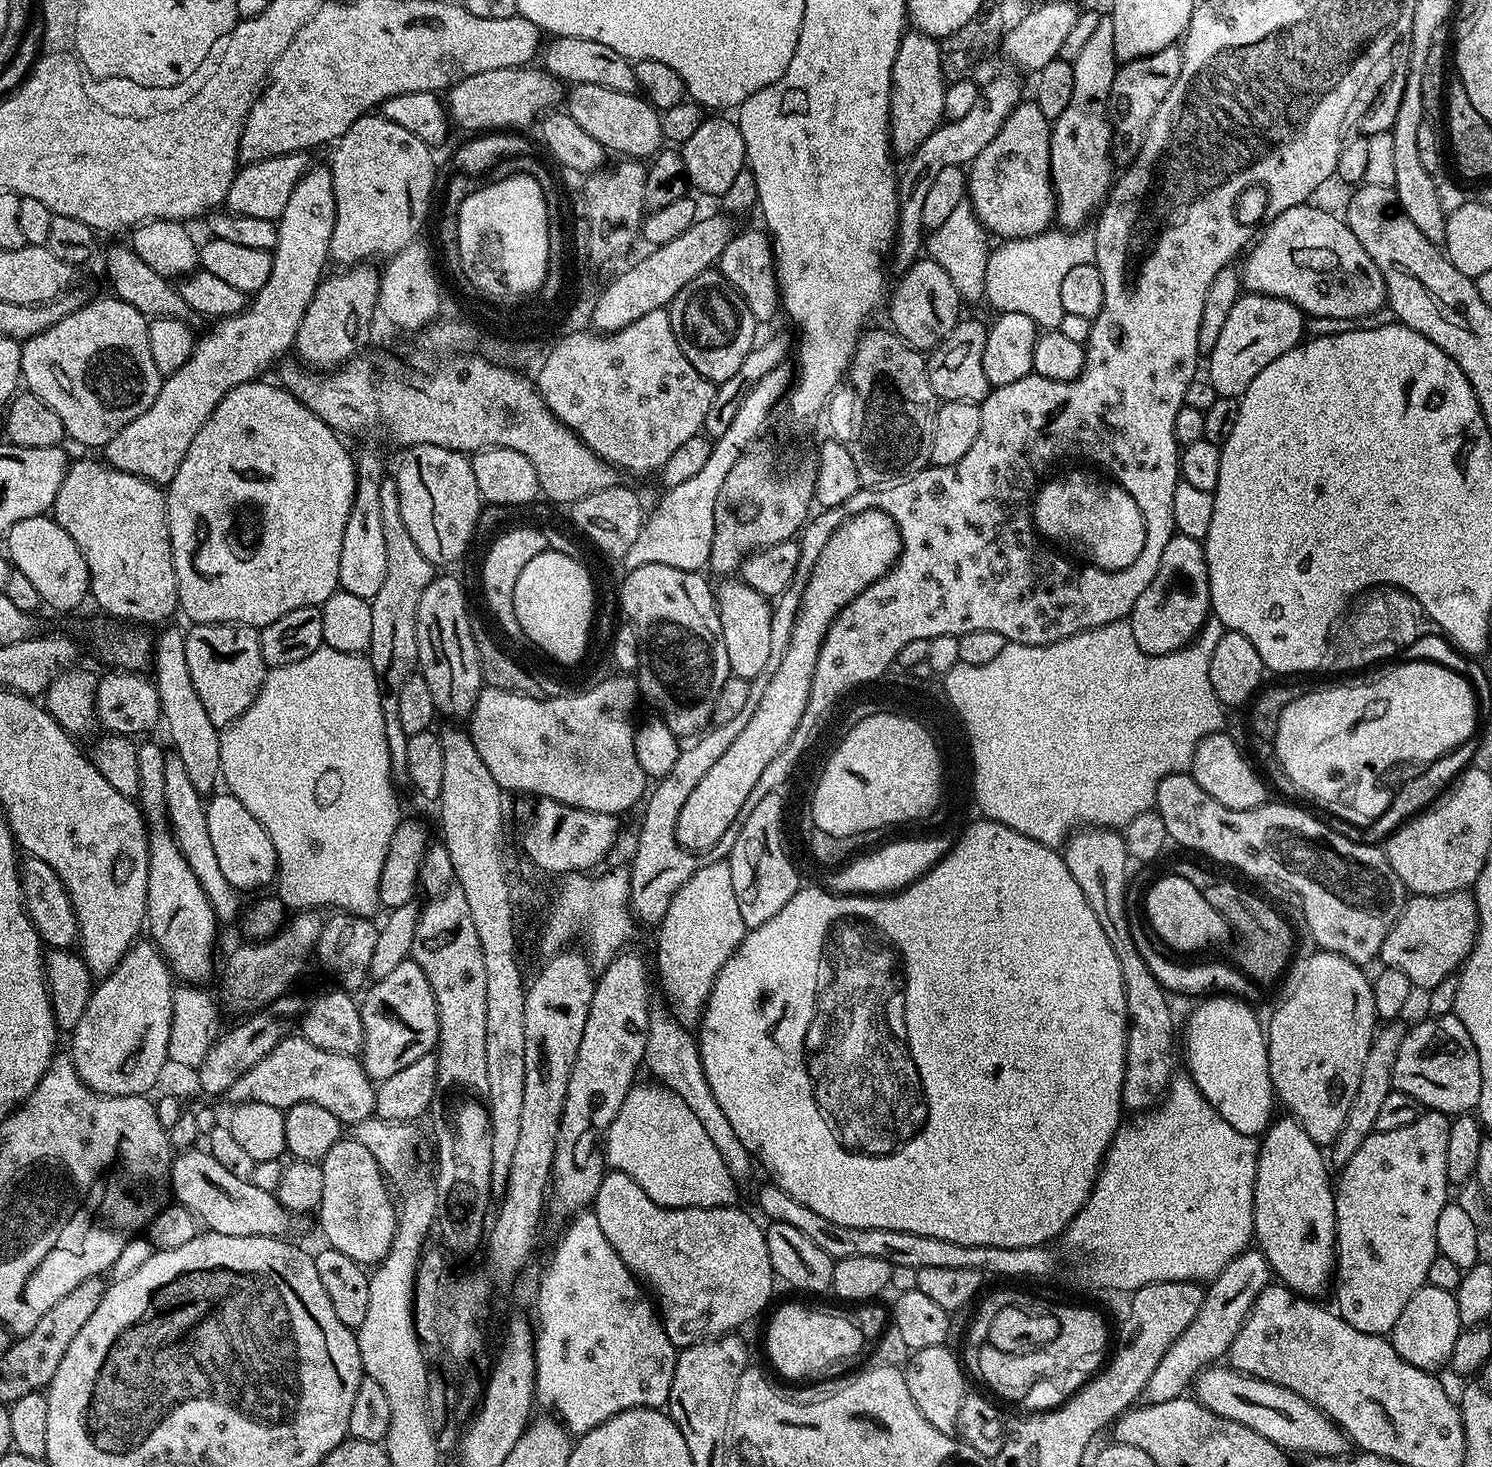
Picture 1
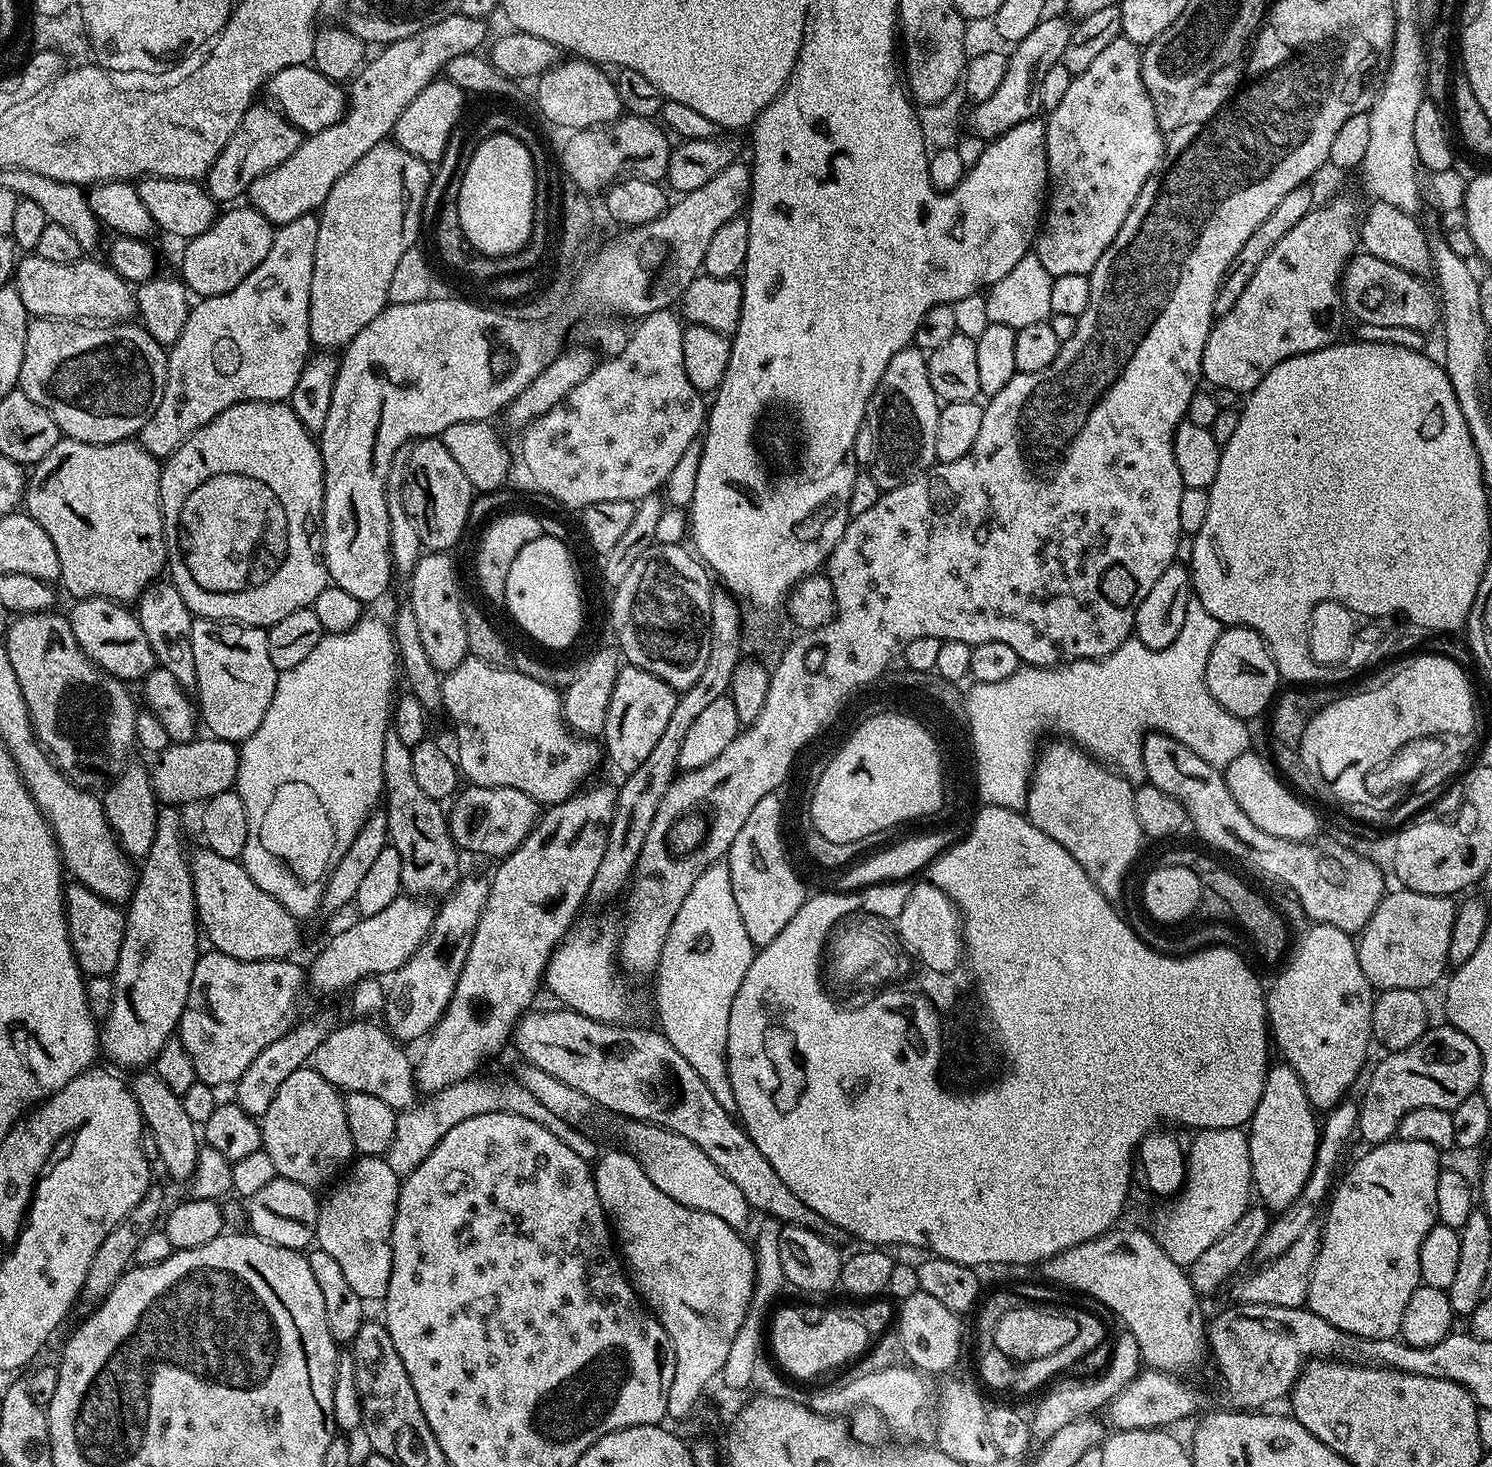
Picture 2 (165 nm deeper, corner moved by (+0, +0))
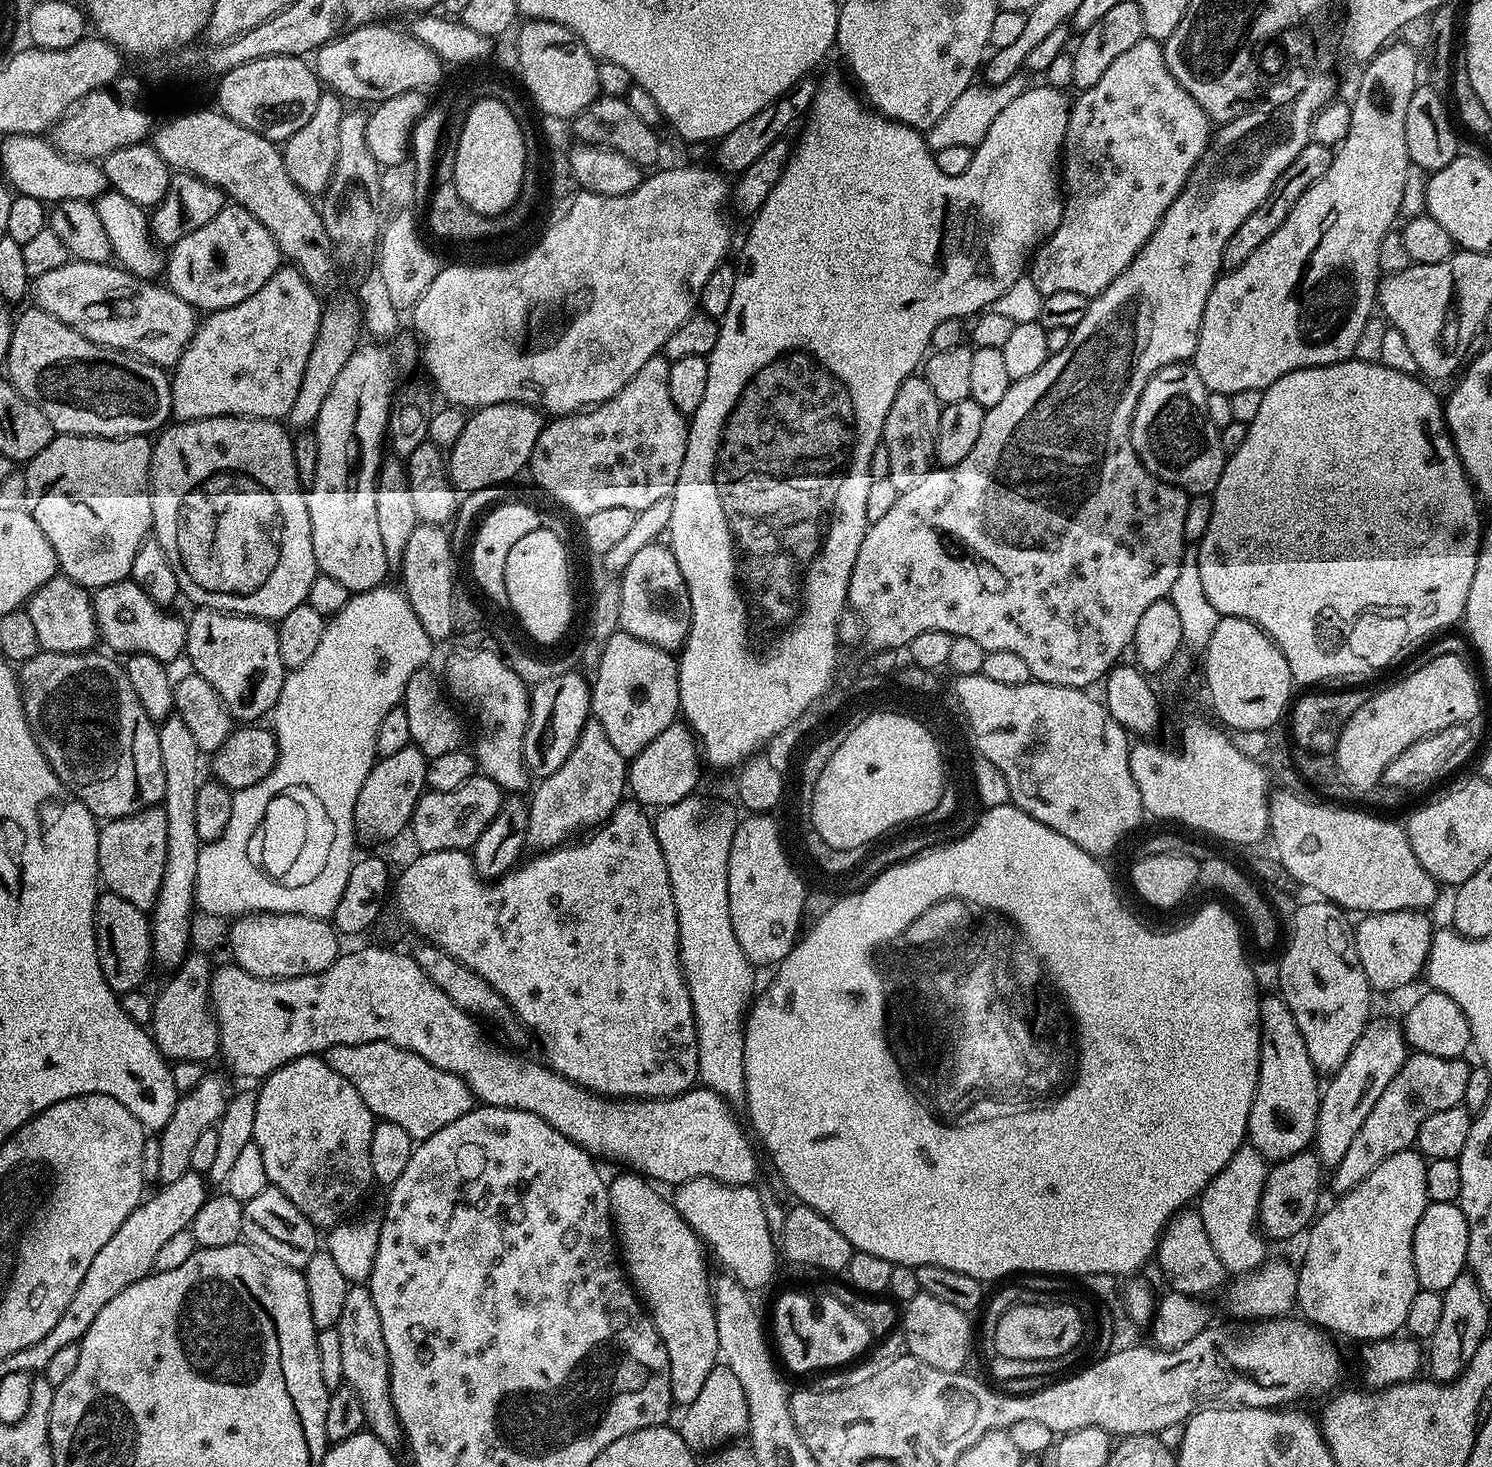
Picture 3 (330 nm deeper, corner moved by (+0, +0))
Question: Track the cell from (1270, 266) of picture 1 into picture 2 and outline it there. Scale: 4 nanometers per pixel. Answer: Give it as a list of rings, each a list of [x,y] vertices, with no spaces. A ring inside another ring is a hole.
[[[1361,251],[1344,265],[1344,271],[1340,274],[1340,293],[1347,315],[1357,316],[1355,319],[1359,323],[1370,326],[1410,326],[1410,330],[1428,334],[1435,324],[1437,327],[1440,320],[1440,301],[1433,285],[1426,281],[1427,279],[1415,276],[1390,262],[1382,262],[1382,258],[1374,258],[1369,252]]]

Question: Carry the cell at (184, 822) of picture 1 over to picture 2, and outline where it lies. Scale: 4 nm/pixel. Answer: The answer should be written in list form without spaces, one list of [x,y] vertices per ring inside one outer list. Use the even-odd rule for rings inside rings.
[[[206,846],[190,856],[192,865],[192,885],[194,886],[194,900],[196,902],[196,919],[199,927],[208,935],[208,940],[213,949],[230,958],[239,960],[282,960],[293,955],[292,951],[300,944],[300,928],[297,917],[278,903],[266,890],[262,890],[250,878],[250,874],[245,870],[240,860],[222,858],[214,854]]]

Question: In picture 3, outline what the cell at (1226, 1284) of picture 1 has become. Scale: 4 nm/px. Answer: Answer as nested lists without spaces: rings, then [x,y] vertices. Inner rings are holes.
[[[1369,1019],[1362,1030],[1358,1042],[1354,1042],[1354,1050],[1346,1054],[1346,1062],[1338,1071],[1331,1073],[1332,1080],[1323,1085],[1320,1093],[1320,1109],[1316,1119],[1316,1135],[1314,1151],[1325,1169],[1331,1170],[1342,1162],[1350,1142],[1354,1142],[1354,1134],[1362,1130],[1362,1122],[1366,1122],[1366,1114],[1374,1110],[1374,1102],[1386,1086],[1390,1086],[1390,1078],[1402,1070],[1404,1061],[1408,1059],[1410,1049],[1404,1040],[1404,1029],[1392,1020]]]

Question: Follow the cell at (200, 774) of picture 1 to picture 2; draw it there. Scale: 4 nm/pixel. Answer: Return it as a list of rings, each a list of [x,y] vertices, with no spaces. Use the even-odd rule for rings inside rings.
[[[160,578],[149,584],[148,589],[140,595],[140,599],[135,601],[134,611],[136,617],[140,619],[142,630],[146,633],[146,642],[150,642],[150,650],[154,650],[157,665],[170,670],[170,674],[178,678],[178,682],[185,690],[195,689],[196,671],[192,645],[194,617],[175,584],[168,578]]]

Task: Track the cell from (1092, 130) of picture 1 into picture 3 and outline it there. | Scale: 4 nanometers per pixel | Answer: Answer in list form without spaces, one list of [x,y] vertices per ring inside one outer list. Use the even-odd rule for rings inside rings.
[[[1143,39],[1114,58],[1114,63],[1090,90],[1079,93],[1068,109],[1066,138],[1062,147],[1062,222],[1035,249],[1030,275],[1041,296],[1071,290],[1089,298],[1098,296],[1142,250],[1161,218],[1174,202],[1188,175],[1204,157],[1210,143],[1210,117],[1182,90],[1166,66],[1161,41]]]

